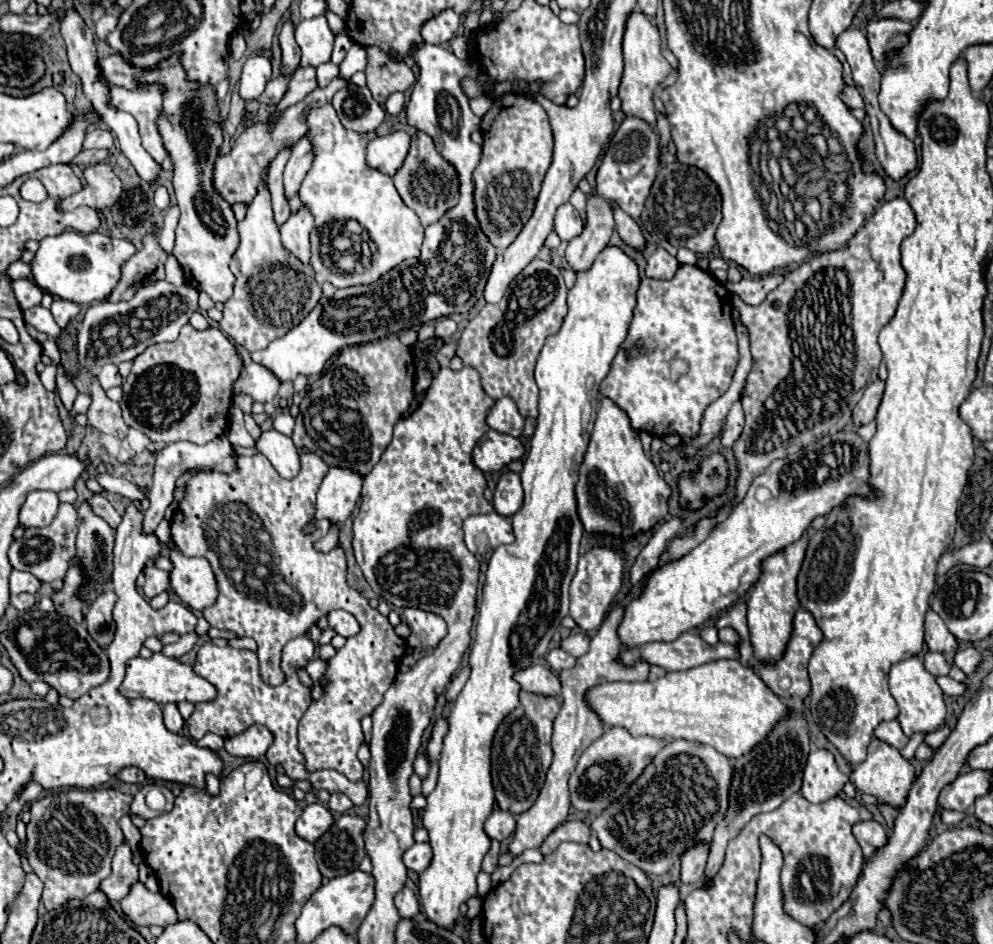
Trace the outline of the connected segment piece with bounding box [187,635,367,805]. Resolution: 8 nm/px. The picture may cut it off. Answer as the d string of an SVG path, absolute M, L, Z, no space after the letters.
M309 635L291 639L283 647L281 655L281 668L286 675L285 683L277 685L277 687L269 687L259 677L259 669L257 669L253 651L241 651L241 649L233 649L229 645L217 647L211 641L203 643L199 653L197 653L197 661L193 665L193 671L199 677L207 679L211 685L215 685L217 695L215 695L213 701L195 705L193 715L187 719L189 733L191 733L193 739L201 739L207 733L215 733L215 735L221 735L221 737L227 739L227 737L239 735L253 723L261 723L273 733L273 745L267 751L269 763L273 763L273 765L281 763L285 773L293 781L309 779L317 791L319 789L327 789L329 793L341 791L353 801L353 805L361 805L367 799L365 781L353 783L345 775L341 775L339 771L329 771L329 769L307 771L305 769L305 757L297 749L297 725L299 725L299 719L303 717L303 713L307 711L307 707L311 703L311 695L309 695L307 687L301 687L301 681L297 679L296 669L306 667L307 661L311 659L309 653L315 653L315 643L309 639Z

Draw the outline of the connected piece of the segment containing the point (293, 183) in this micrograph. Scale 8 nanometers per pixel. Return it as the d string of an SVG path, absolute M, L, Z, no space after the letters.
M301 137L293 147L291 147L291 157L285 165L283 173L283 183L285 183L285 197L291 199L301 185L301 179L307 175L309 167L313 163L313 147L307 137Z

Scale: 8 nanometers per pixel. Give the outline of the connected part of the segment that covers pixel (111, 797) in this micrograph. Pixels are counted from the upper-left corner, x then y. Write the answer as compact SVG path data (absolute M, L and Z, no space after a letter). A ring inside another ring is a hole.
M103 787L91 791L61 791L31 803L27 859L35 875L45 883L41 901L47 911L63 907L69 899L85 899L111 873L115 849L125 841L117 823L129 813L131 801L131 795Z

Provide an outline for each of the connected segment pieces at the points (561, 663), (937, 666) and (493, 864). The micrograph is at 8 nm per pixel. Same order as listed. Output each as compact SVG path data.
M557 647L557 649L551 649L545 659L547 659L547 663L551 665L551 669L553 669L555 673L559 673L559 671L569 669L569 667L575 665L575 657L569 655L569 653L565 653L565 651L559 649L559 647Z
M927 651L925 657L923 657L923 665L925 669L931 673L931 675L947 675L949 673L949 665L945 661L945 657L941 653L931 653Z
M491 841L491 849L489 849L489 853L485 855L485 859L483 859L483 871L487 871L487 873L493 873L495 869L497 869L497 855L499 855L499 841Z

